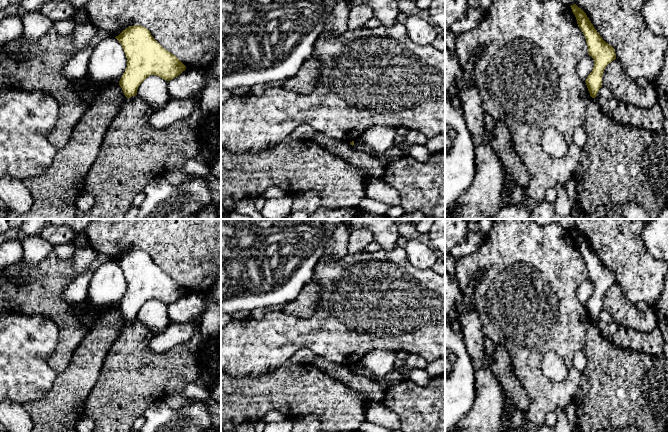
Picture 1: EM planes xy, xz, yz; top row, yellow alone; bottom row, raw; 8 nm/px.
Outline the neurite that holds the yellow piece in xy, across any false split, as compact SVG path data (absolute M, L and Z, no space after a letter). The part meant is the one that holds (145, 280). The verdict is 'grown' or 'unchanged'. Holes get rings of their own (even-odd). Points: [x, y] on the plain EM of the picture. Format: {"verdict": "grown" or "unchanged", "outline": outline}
{"verdict": "unchanged", "outline": "M134 249L115 261L122 269L127 291L119 309L127 322L137 319L140 308L150 299L170 305L185 295L186 290L172 277L163 272L150 255Z"}

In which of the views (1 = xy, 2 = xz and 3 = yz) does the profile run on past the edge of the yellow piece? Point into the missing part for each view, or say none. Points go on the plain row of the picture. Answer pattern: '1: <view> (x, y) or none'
1: none
2: none
3: none

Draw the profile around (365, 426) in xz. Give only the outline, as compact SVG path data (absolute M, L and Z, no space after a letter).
M362 422L358 432L390 432L391 429L385 428L385 427L381 427L369 422Z

